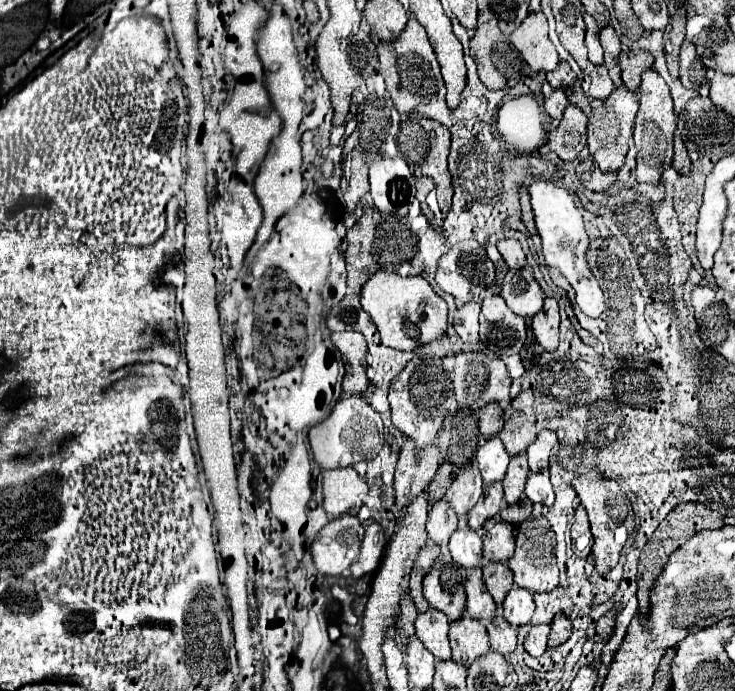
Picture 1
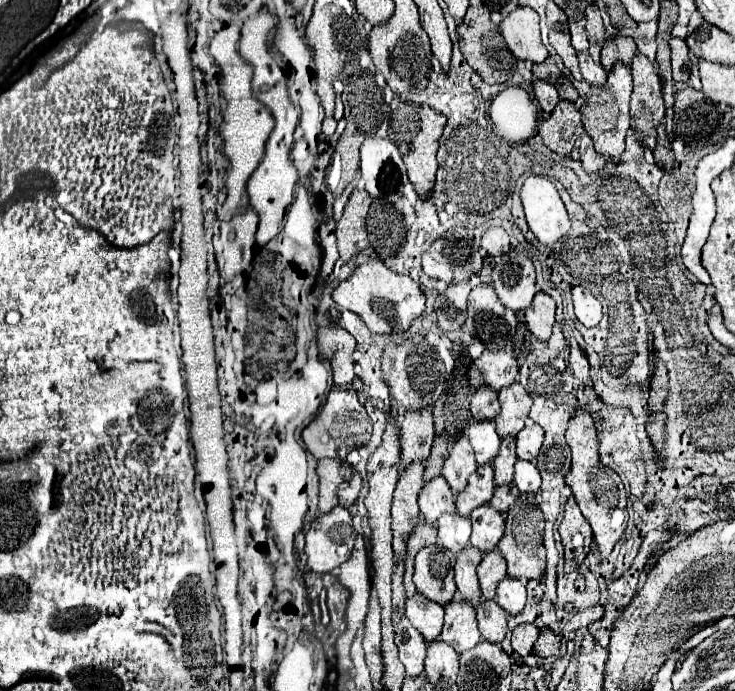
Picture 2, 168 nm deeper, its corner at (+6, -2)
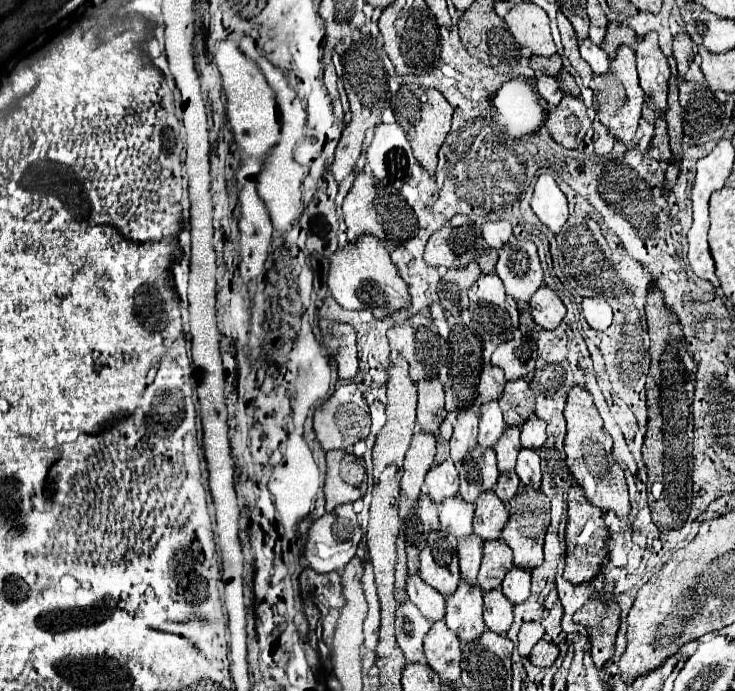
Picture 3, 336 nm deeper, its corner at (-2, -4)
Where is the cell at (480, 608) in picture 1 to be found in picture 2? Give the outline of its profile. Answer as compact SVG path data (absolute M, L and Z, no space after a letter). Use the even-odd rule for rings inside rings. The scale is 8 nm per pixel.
M473 546L465 548L455 562L455 582L457 582L457 592L459 598L469 602L469 604L479 604L483 600L479 580L477 580L477 564L481 562L481 552Z

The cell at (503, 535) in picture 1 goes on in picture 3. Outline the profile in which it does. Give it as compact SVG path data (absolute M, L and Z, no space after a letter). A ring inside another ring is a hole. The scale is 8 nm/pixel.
M485 492L475 502L473 532L483 540L499 538L505 522L509 518L507 506L497 498L495 492Z

